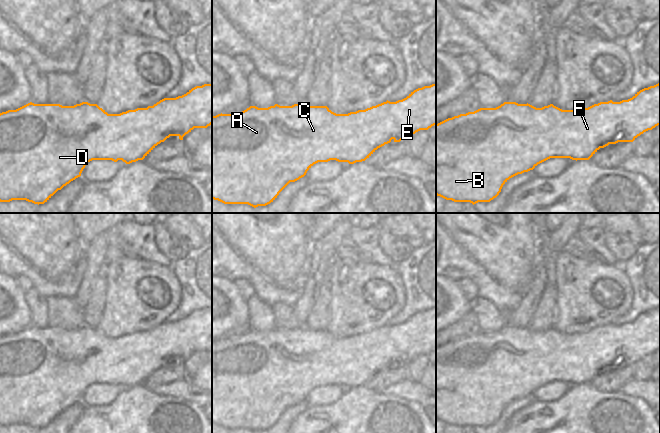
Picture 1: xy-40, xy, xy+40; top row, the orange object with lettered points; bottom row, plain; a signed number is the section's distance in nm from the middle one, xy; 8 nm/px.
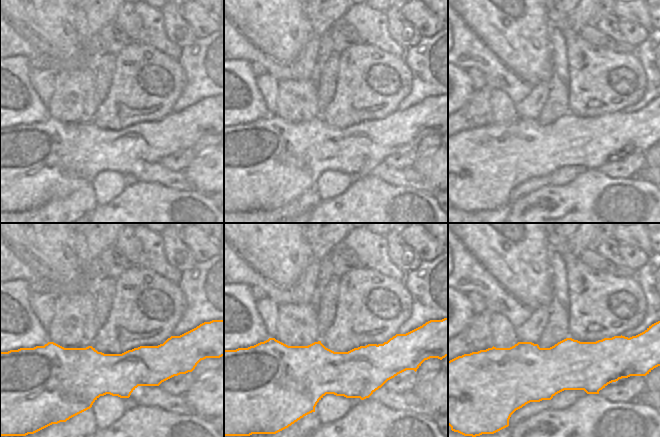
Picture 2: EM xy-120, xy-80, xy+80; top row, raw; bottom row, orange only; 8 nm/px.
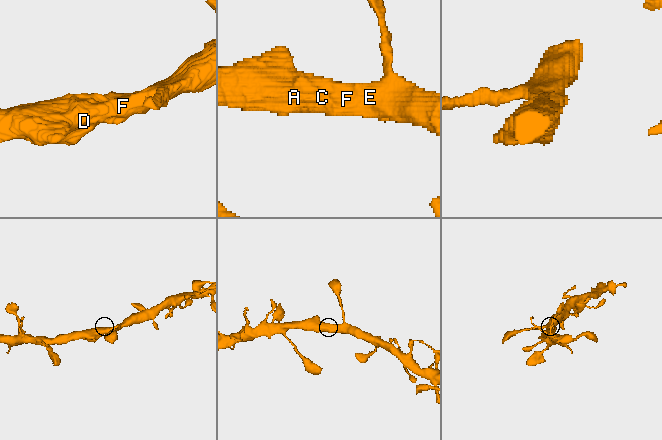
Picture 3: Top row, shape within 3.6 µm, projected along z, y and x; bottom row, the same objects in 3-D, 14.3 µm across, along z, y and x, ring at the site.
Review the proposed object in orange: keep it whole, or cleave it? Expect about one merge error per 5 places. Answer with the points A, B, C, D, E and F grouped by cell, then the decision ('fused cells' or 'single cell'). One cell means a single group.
A B C D E F; single cell

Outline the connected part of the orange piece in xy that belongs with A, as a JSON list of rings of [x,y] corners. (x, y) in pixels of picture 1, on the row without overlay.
[[[436,308],[424,310],[396,326],[386,325],[365,334],[336,338],[327,330],[310,330],[300,326],[292,330],[275,328],[268,332],[250,330],[242,336],[212,340],[212,423],[224,428],[248,428],[254,432],[273,426],[290,407],[304,401],[318,386],[365,385],[378,372],[393,363],[400,366],[420,354],[436,349]]]

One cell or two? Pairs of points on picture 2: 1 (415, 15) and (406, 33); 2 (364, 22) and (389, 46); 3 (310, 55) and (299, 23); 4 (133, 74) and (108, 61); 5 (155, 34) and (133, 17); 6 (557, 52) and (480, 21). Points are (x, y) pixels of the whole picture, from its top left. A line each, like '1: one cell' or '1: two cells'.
1: two cells
2: one cell
3: two cells
4: two cells
5: one cell
6: two cells

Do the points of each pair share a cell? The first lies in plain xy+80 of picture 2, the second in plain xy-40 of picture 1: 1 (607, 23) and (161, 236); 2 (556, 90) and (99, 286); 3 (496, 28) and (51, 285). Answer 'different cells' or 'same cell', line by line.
1: different cells
2: same cell
3: different cells

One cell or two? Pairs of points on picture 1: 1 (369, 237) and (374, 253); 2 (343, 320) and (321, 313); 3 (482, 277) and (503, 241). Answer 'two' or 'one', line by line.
1: one
2: two
3: two

